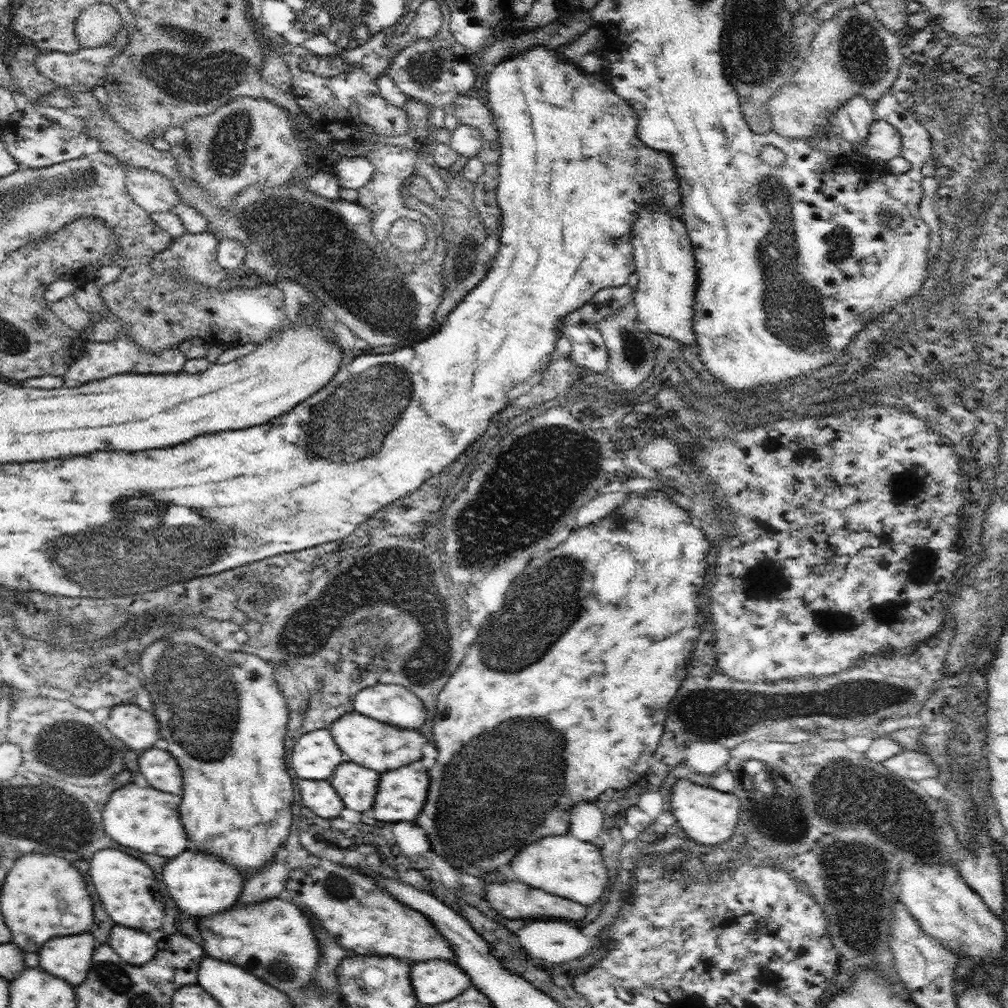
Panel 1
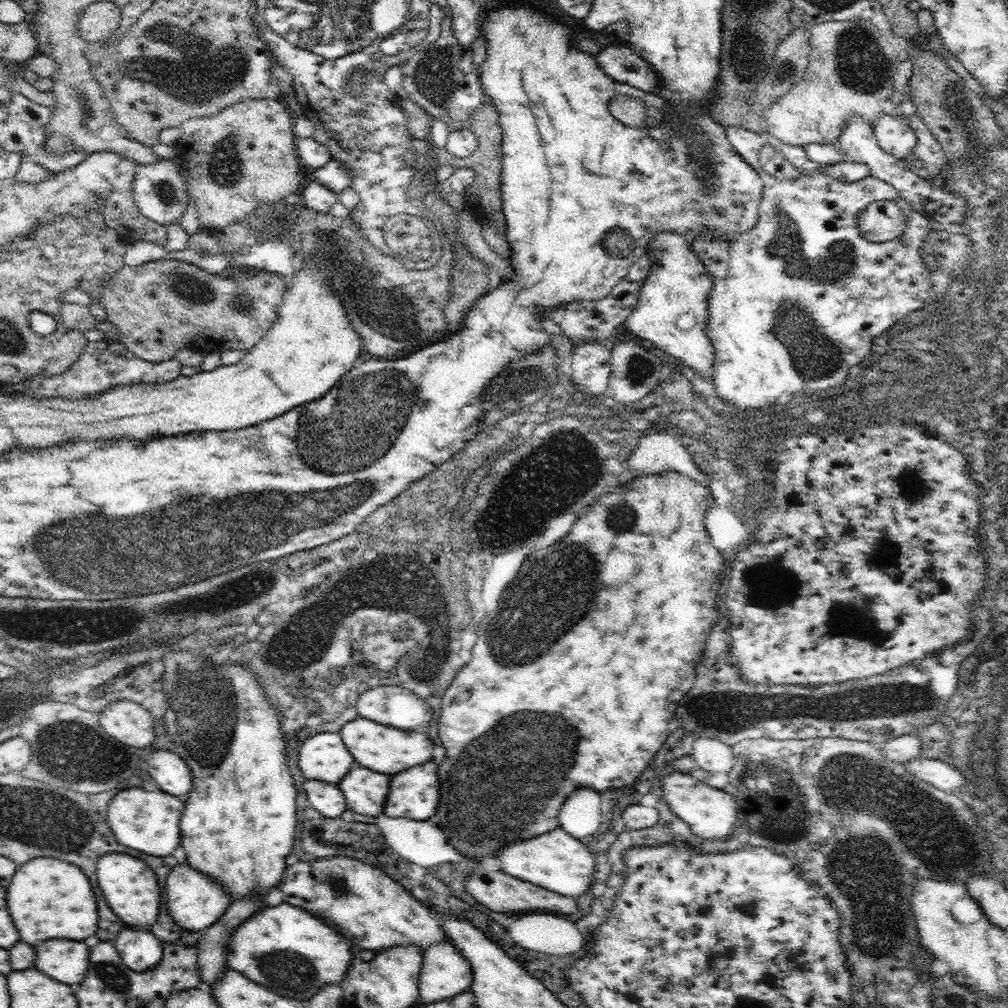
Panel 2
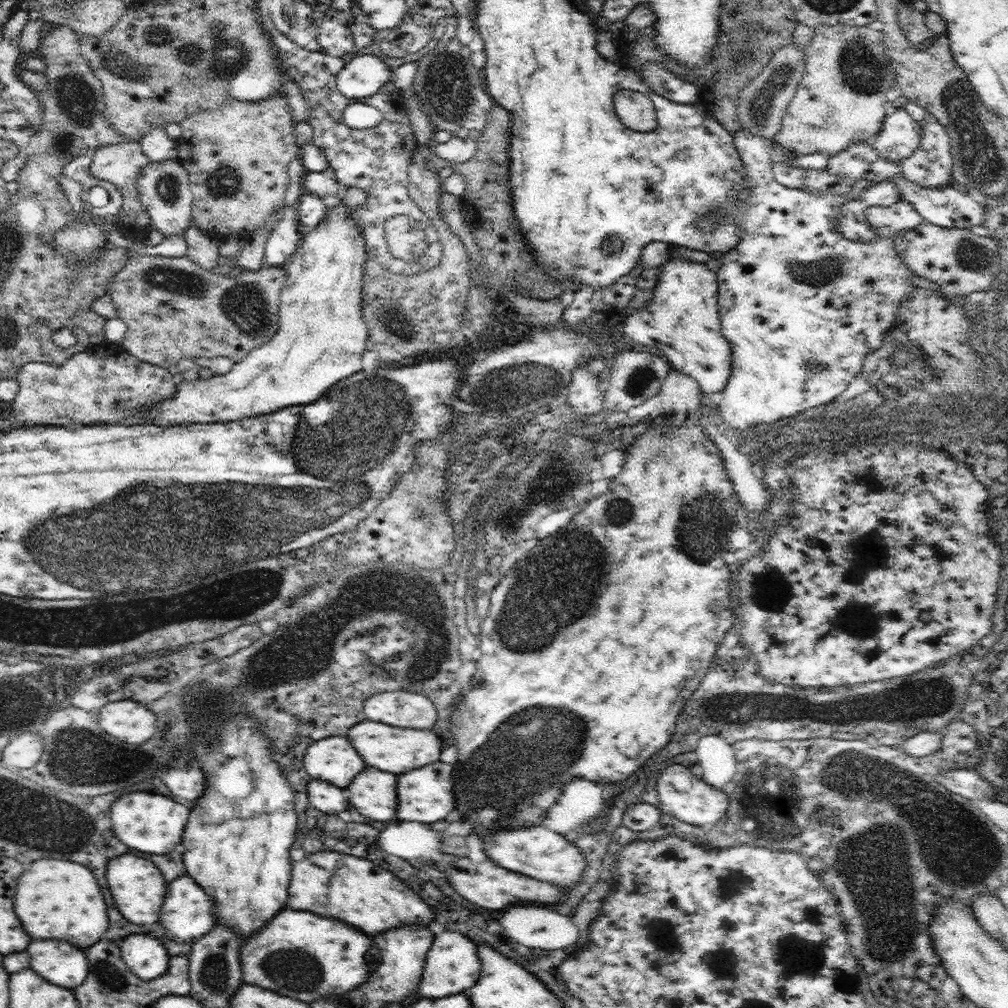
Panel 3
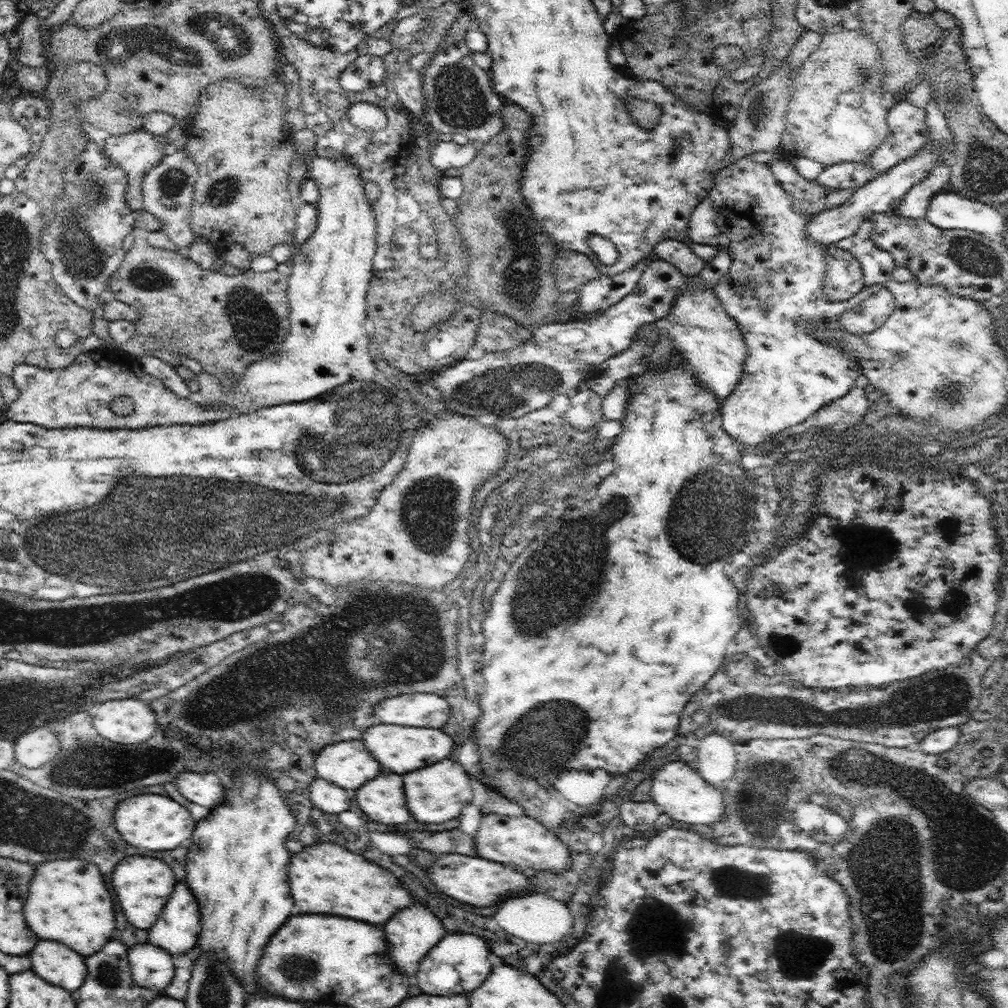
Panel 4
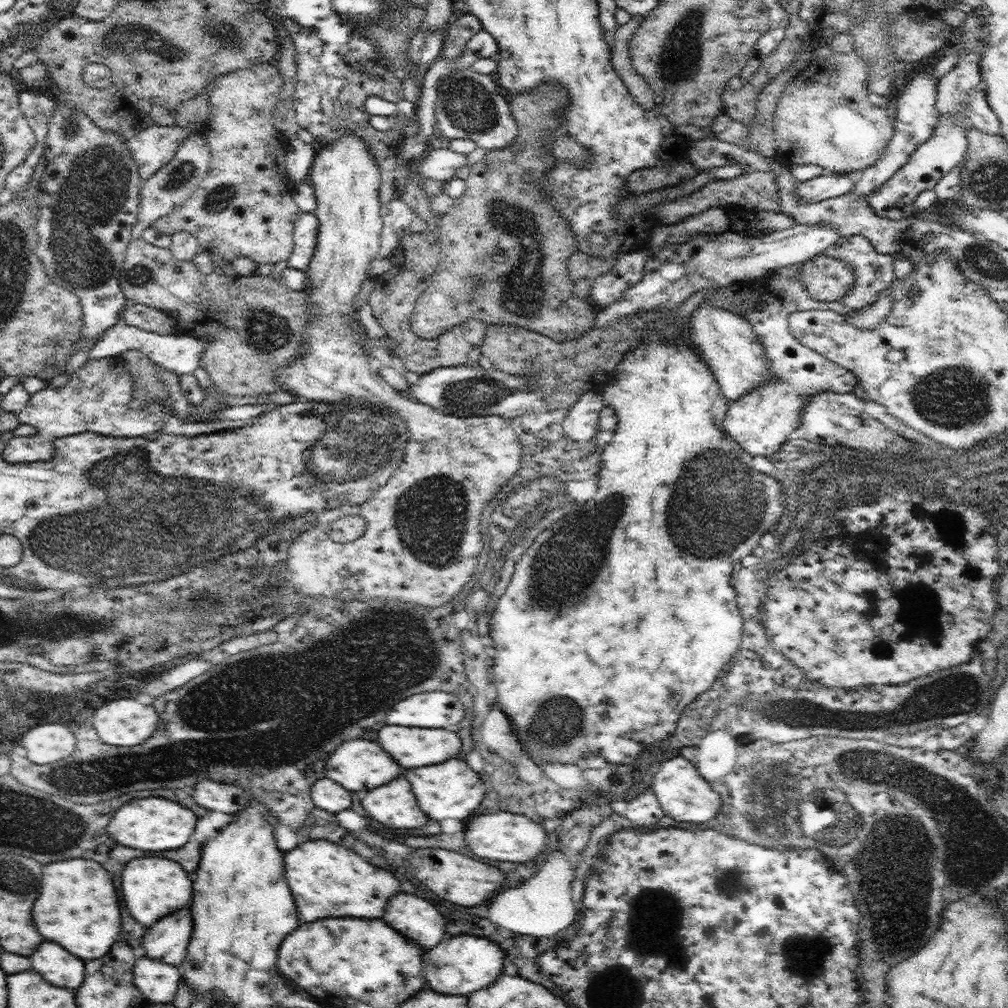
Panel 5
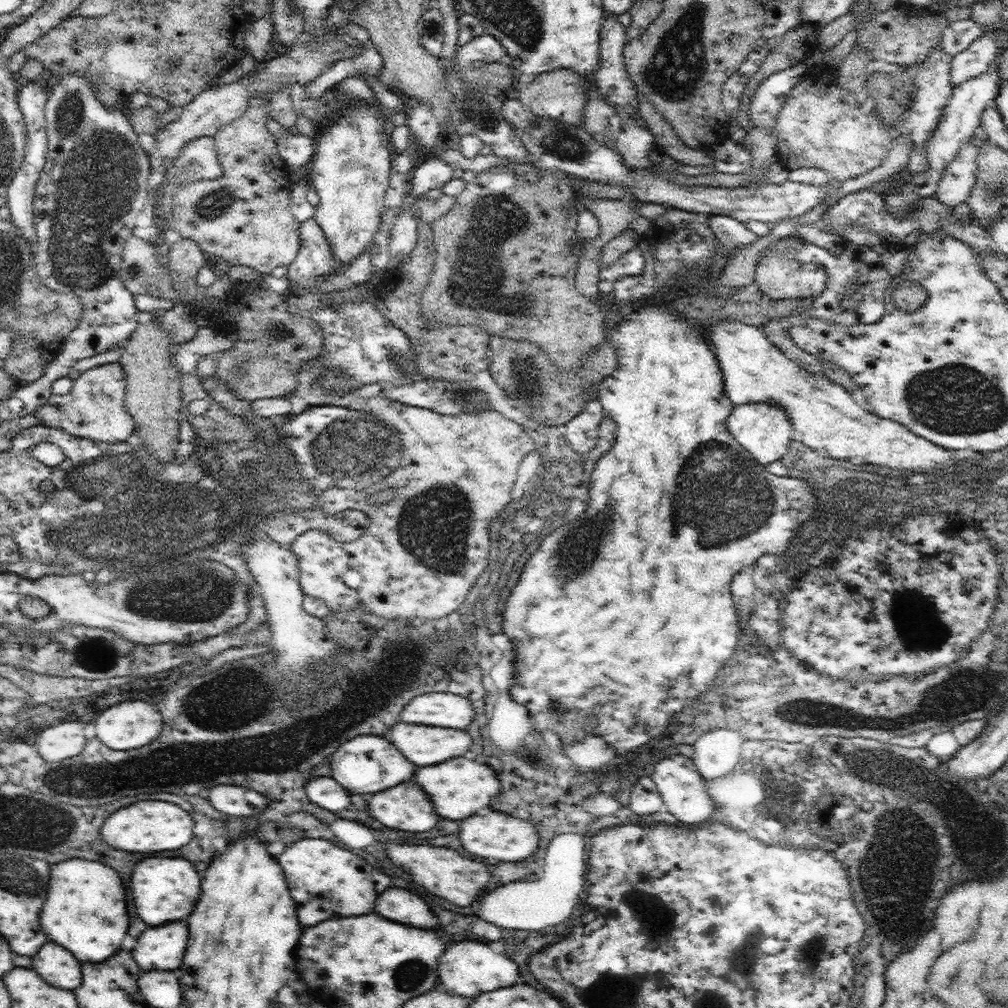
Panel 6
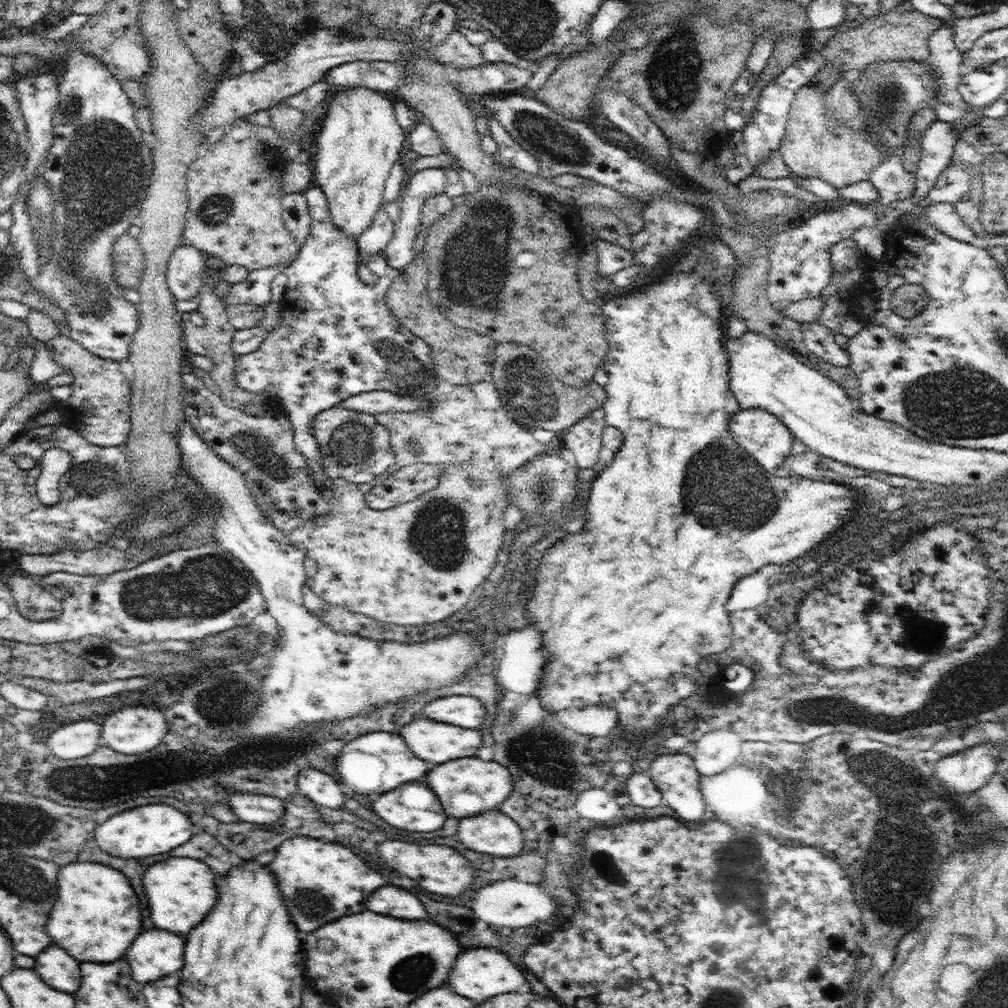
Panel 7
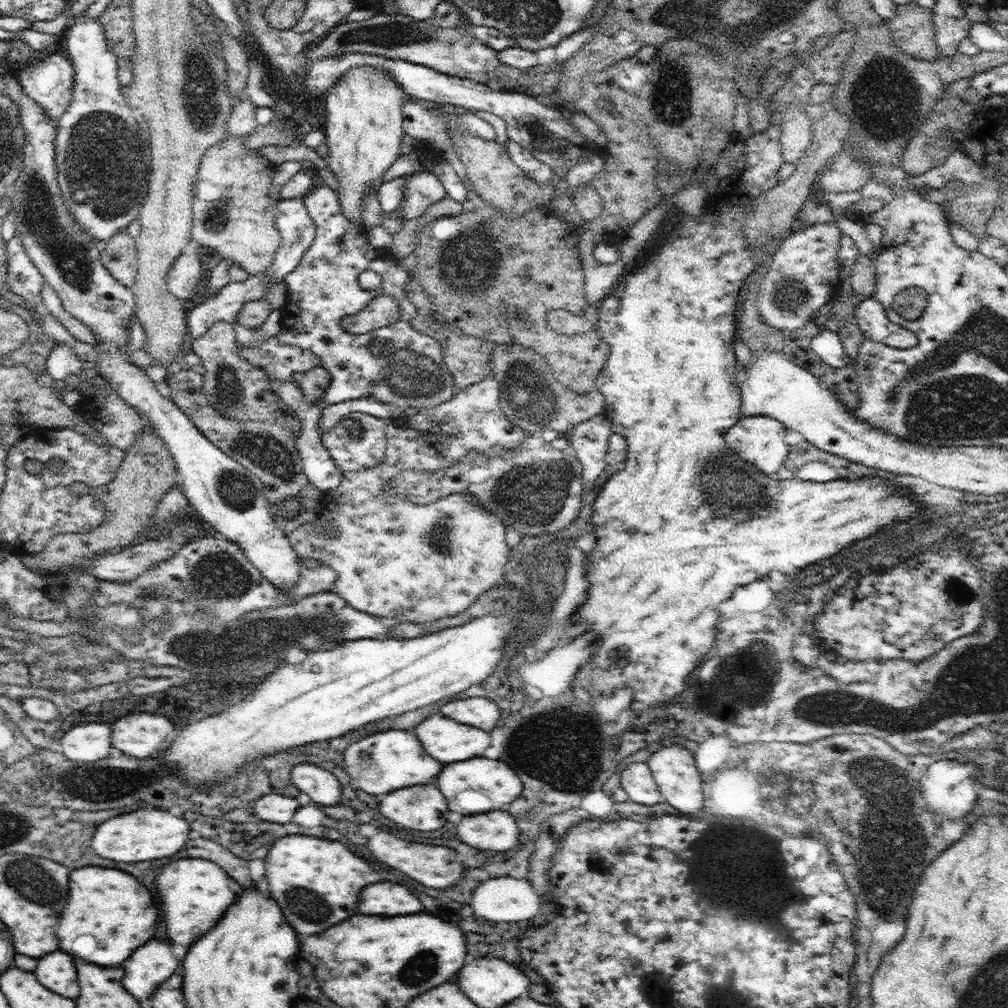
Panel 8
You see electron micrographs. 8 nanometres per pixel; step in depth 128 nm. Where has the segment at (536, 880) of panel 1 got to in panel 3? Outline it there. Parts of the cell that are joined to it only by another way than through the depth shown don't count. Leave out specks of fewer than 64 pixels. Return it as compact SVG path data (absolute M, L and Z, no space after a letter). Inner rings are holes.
M543 824L526 826L526 828L500 828L500 832L492 832L484 838L484 850L488 858L498 866L542 880L548 884L562 888L572 888L578 884L586 870L586 857L566 835L558 834Z

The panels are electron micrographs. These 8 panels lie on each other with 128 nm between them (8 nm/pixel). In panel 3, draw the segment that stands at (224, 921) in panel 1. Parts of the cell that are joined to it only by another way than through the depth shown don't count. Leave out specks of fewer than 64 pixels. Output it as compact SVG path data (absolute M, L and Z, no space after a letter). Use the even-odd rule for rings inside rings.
M282 910L254 936L244 939L239 950L243 982L266 990L276 988L278 994L304 1003L310 1004L320 997L343 1000L370 977L364 954L372 951L368 950L370 944L375 948L374 943L362 932L332 918L302 910Z

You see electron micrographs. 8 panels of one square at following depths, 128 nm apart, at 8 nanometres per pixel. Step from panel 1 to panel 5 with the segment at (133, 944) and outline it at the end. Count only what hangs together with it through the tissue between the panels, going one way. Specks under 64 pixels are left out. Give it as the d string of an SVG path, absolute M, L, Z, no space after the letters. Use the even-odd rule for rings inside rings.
M145 954L134 963L134 984L149 1004L175 1004L181 978L176 965L156 961Z

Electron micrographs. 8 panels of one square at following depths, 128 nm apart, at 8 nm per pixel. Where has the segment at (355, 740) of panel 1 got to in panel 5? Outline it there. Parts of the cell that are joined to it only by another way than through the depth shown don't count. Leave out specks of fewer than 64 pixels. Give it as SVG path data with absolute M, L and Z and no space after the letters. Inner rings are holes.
M384 726L384 728L380 728L378 744L402 768L418 768L418 766L444 762L454 754L458 756L458 750L462 746L458 734L442 730L442 728L400 728L400 726Z

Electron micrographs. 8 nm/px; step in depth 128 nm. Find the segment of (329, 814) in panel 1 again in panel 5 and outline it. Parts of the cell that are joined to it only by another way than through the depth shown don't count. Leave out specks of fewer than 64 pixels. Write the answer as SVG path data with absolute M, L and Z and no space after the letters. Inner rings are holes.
M321 778L312 786L311 797L317 808L324 808L328 812L350 808L350 792L328 778Z

